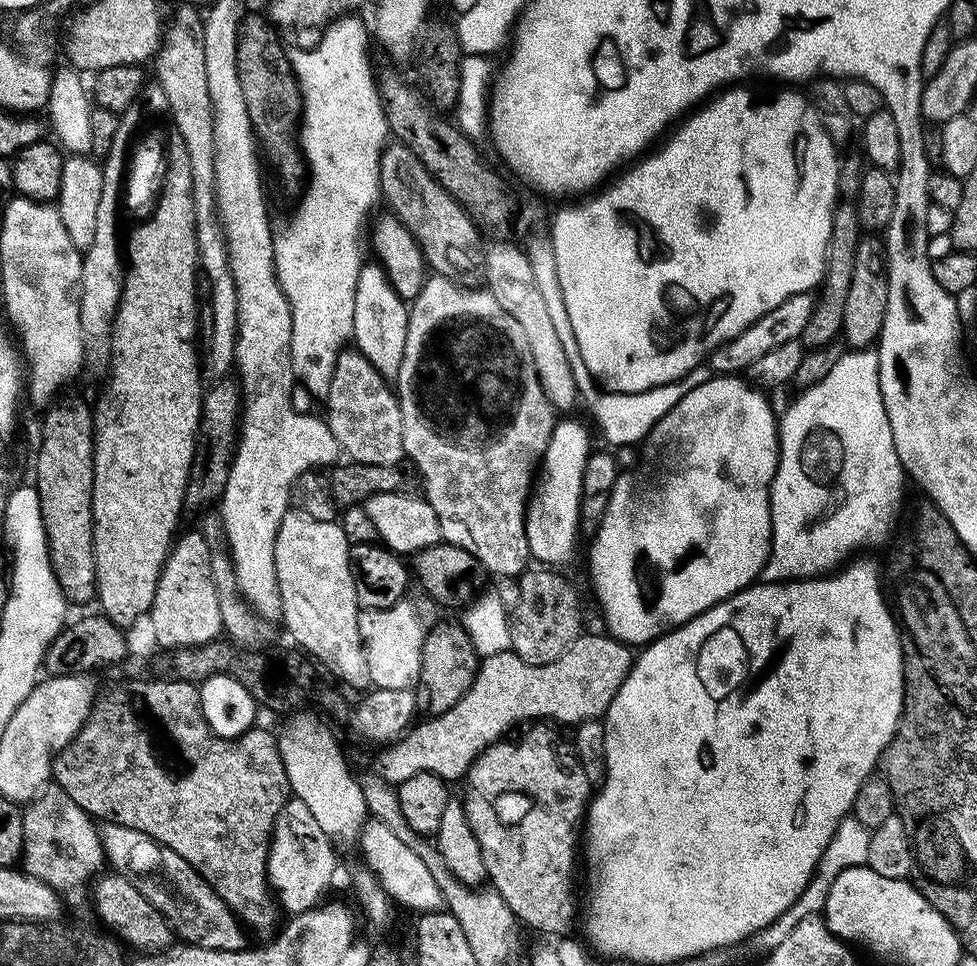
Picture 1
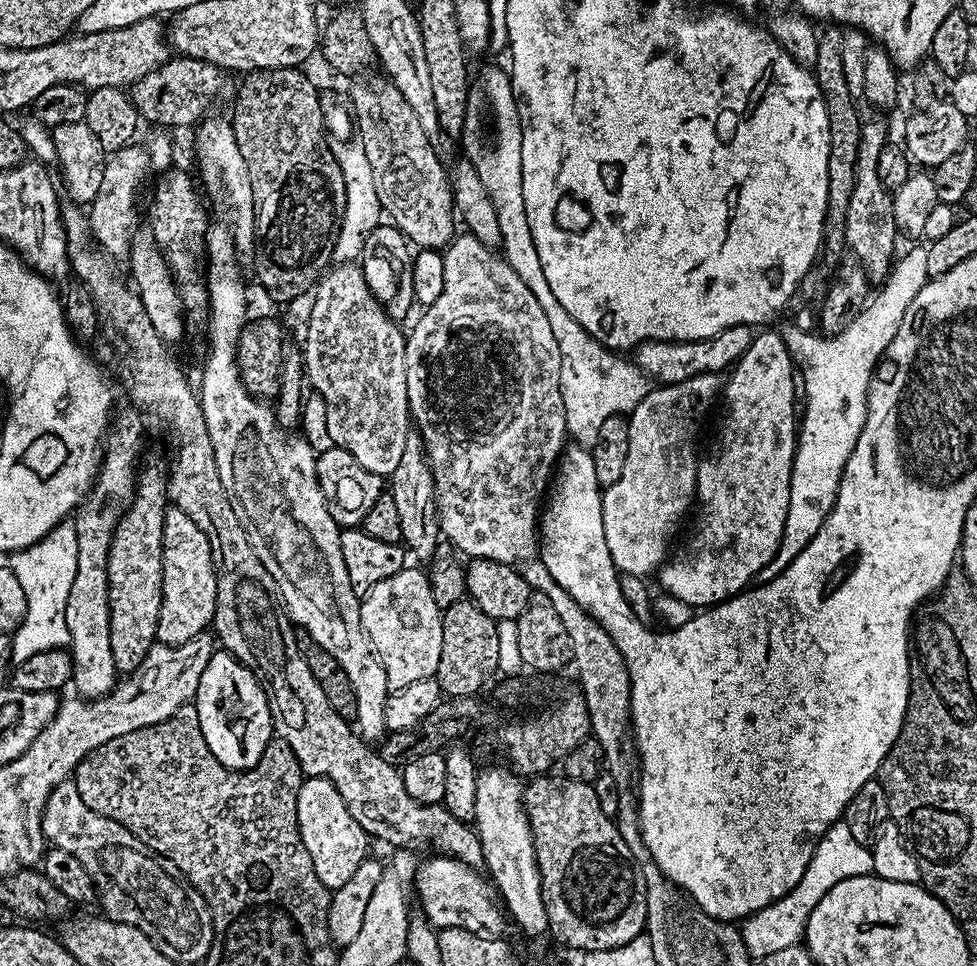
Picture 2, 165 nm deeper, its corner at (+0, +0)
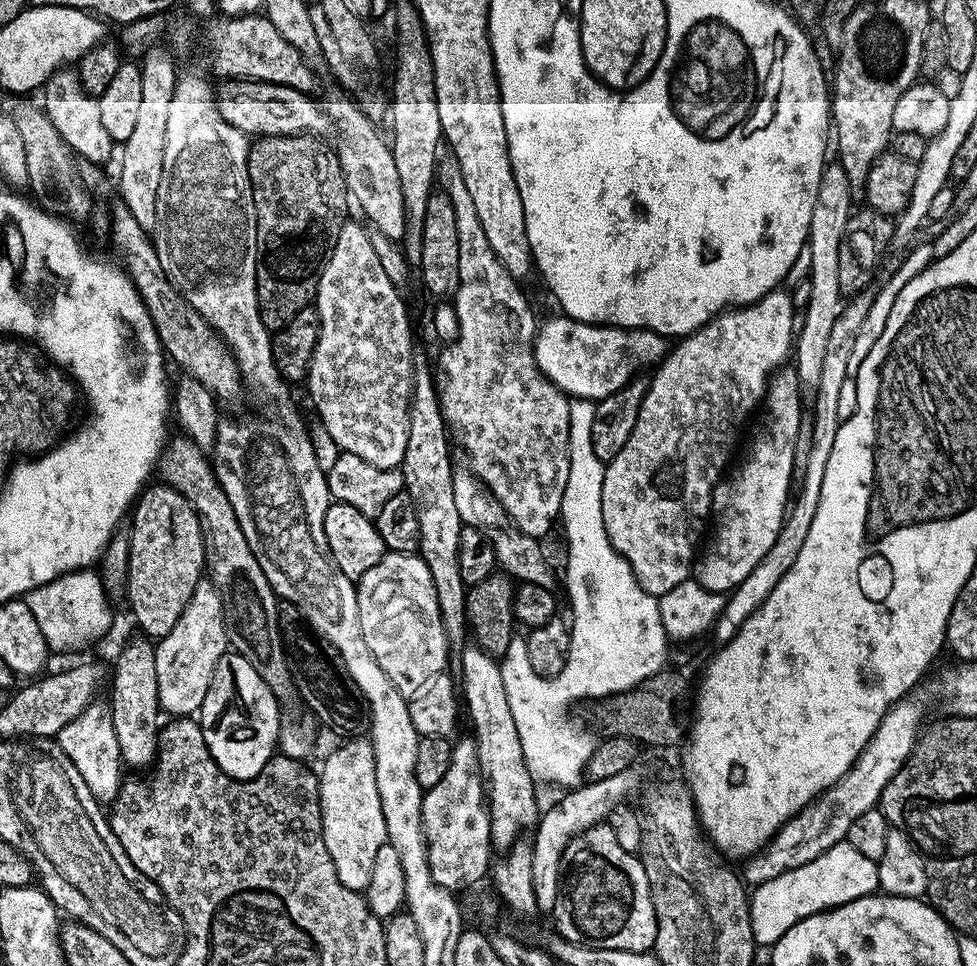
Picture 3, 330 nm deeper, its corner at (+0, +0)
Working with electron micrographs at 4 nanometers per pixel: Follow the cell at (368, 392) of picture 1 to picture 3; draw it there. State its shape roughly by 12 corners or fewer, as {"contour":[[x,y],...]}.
{"contour":[[369,229],[318,282],[306,377],[341,452],[400,468],[412,328]]}

